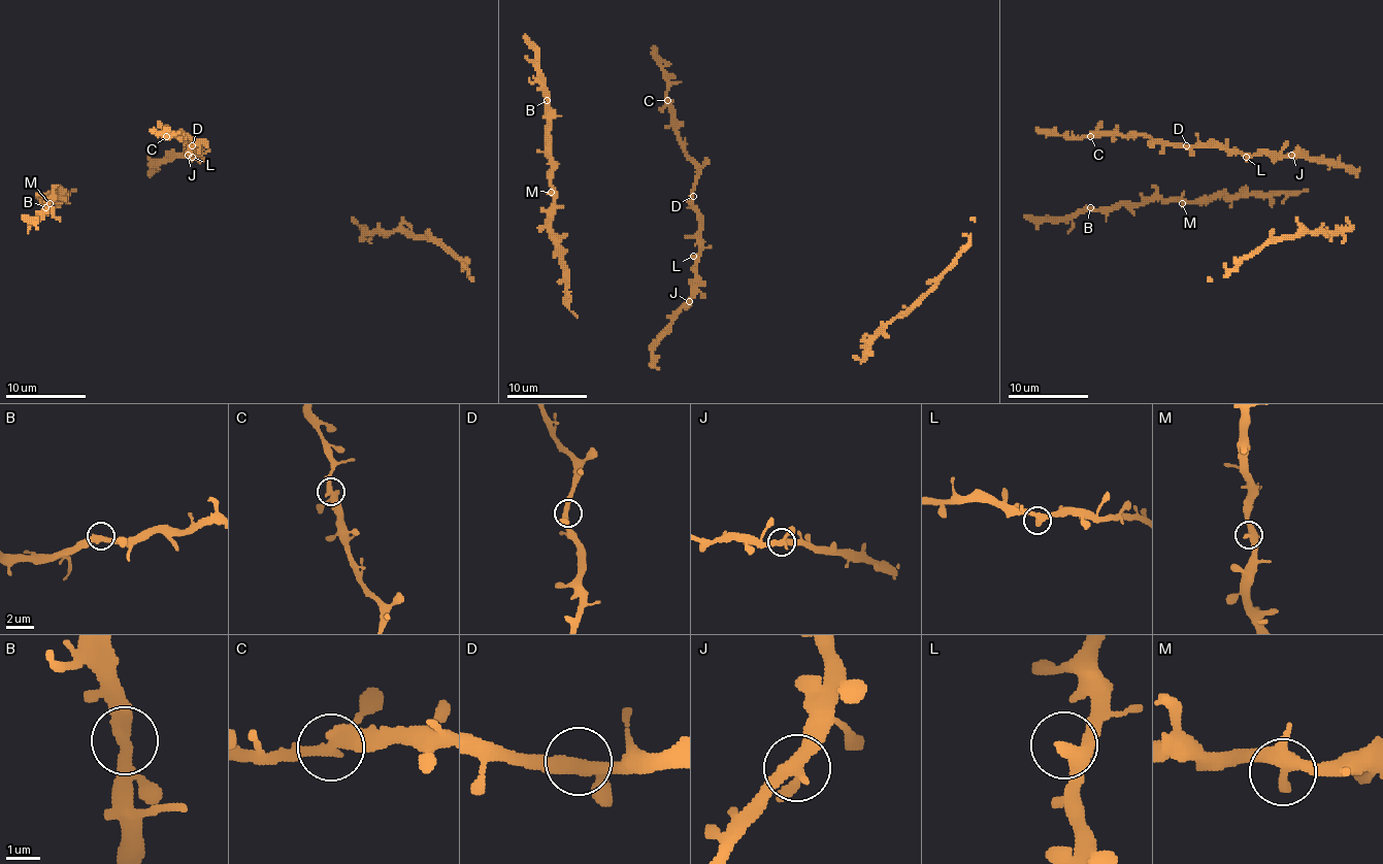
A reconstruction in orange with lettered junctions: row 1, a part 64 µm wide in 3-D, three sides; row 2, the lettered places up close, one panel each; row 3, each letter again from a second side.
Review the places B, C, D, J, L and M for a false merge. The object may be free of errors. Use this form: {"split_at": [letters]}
{"split_at": []}

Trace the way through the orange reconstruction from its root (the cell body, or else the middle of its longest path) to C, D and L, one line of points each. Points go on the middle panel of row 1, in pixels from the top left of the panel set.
C: (672, 316), (691, 296), (699, 252), (699, 209), (693, 203), (697, 164), (685, 152), (672, 106), (667, 100)
D: (672, 316), (691, 296), (691, 281), (695, 277), (699, 209), (693, 203), (693, 196)
L: (672, 316), (691, 296), (691, 281), (695, 277), (693, 256)

